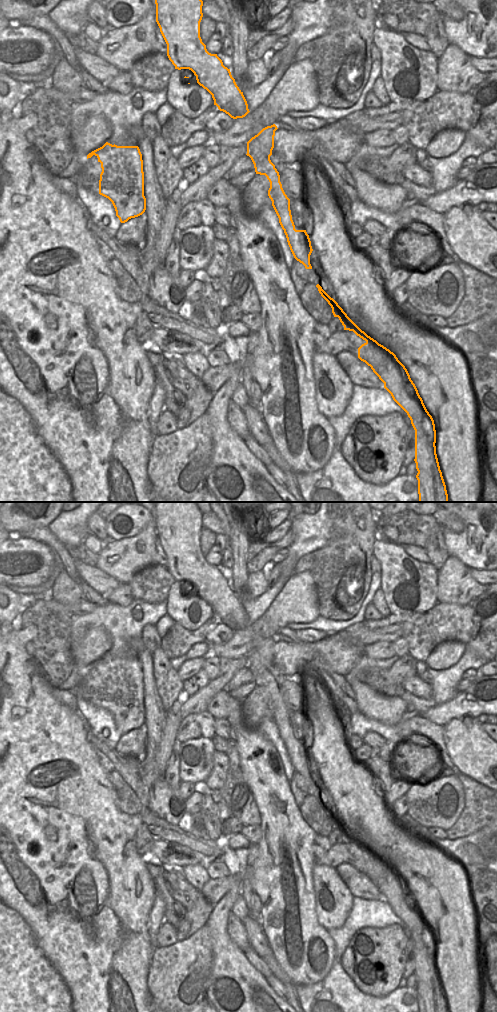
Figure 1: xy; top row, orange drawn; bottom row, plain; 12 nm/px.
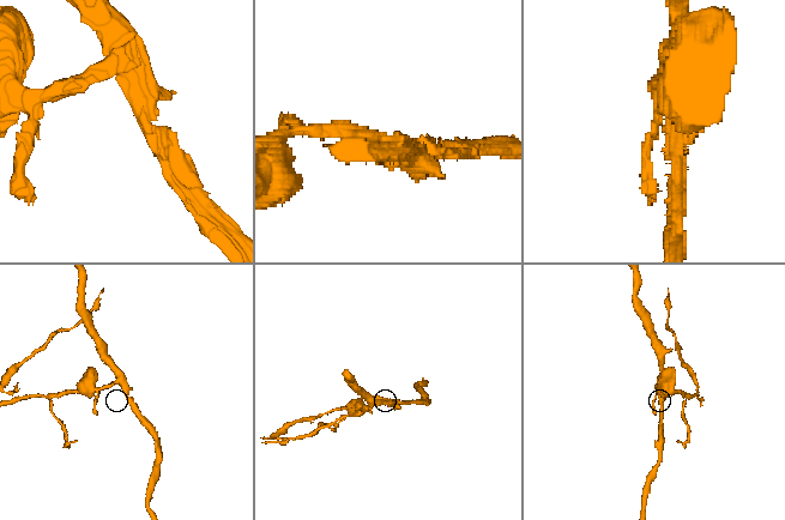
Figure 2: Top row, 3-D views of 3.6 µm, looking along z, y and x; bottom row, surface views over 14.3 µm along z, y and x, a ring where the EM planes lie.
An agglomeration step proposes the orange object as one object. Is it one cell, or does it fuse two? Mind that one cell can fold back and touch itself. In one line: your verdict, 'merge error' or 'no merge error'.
merge error

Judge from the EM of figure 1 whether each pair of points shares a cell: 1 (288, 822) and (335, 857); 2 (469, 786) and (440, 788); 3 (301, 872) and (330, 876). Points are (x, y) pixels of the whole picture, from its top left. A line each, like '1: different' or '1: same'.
1: different
2: different
3: different

